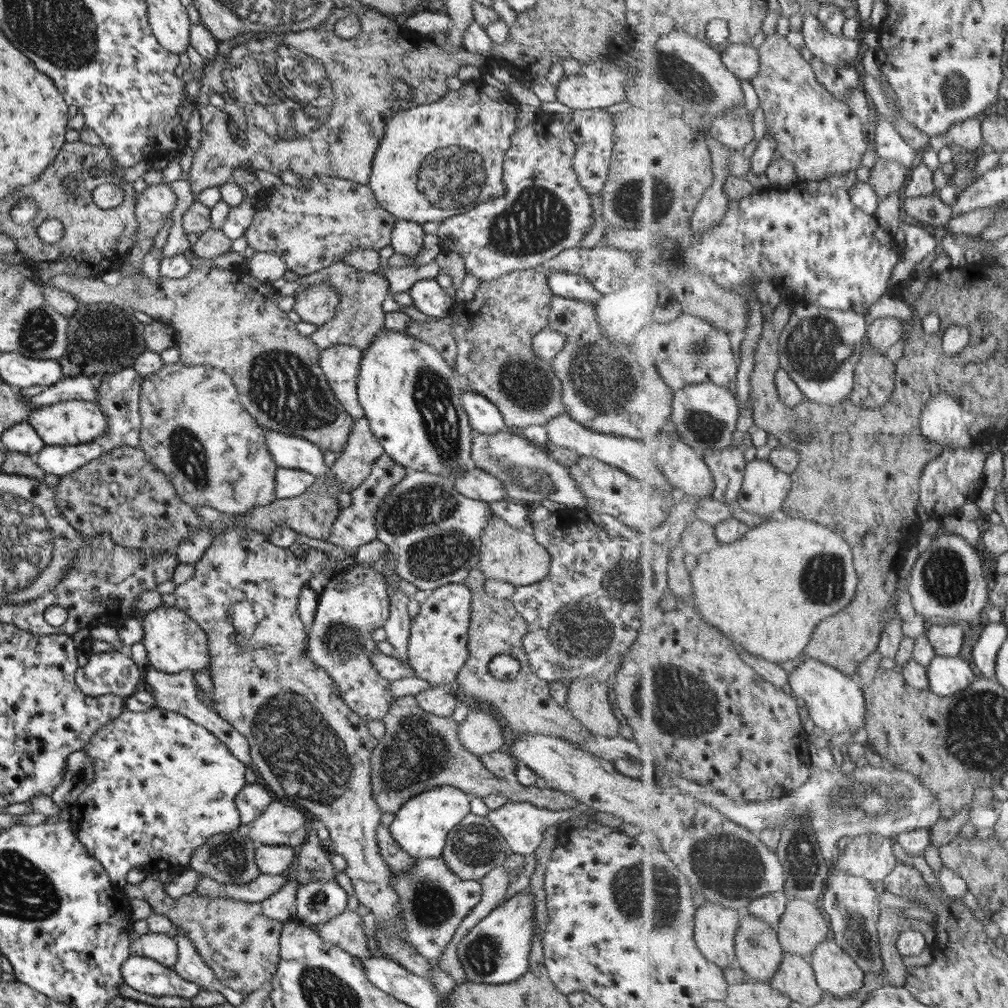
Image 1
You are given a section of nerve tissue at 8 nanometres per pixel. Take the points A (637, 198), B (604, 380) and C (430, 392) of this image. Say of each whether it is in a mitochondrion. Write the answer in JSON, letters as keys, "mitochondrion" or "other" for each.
{"A":"mitochondrion","B":"mitochondrion","C":"mitochondrion"}

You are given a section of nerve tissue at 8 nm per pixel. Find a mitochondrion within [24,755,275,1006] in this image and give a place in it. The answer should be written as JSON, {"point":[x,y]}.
{"point":[229,856]}

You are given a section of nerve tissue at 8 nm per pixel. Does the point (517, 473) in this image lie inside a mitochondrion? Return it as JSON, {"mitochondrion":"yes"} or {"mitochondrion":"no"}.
{"mitochondrion":"yes"}

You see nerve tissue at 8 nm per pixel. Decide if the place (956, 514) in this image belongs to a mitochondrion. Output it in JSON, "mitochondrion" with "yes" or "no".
{"mitochondrion":"no"}

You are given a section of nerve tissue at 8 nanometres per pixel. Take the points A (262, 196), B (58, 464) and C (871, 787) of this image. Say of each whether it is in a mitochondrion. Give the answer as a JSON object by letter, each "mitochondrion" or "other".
{"A":"other","B":"other","C":"mitochondrion"}

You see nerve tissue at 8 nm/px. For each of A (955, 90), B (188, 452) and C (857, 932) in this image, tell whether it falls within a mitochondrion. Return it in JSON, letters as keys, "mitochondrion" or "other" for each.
{"A":"mitochondrion","B":"mitochondrion","C":"mitochondrion"}

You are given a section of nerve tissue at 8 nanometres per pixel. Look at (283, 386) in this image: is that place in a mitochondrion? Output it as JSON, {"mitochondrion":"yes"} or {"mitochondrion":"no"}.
{"mitochondrion":"yes"}

